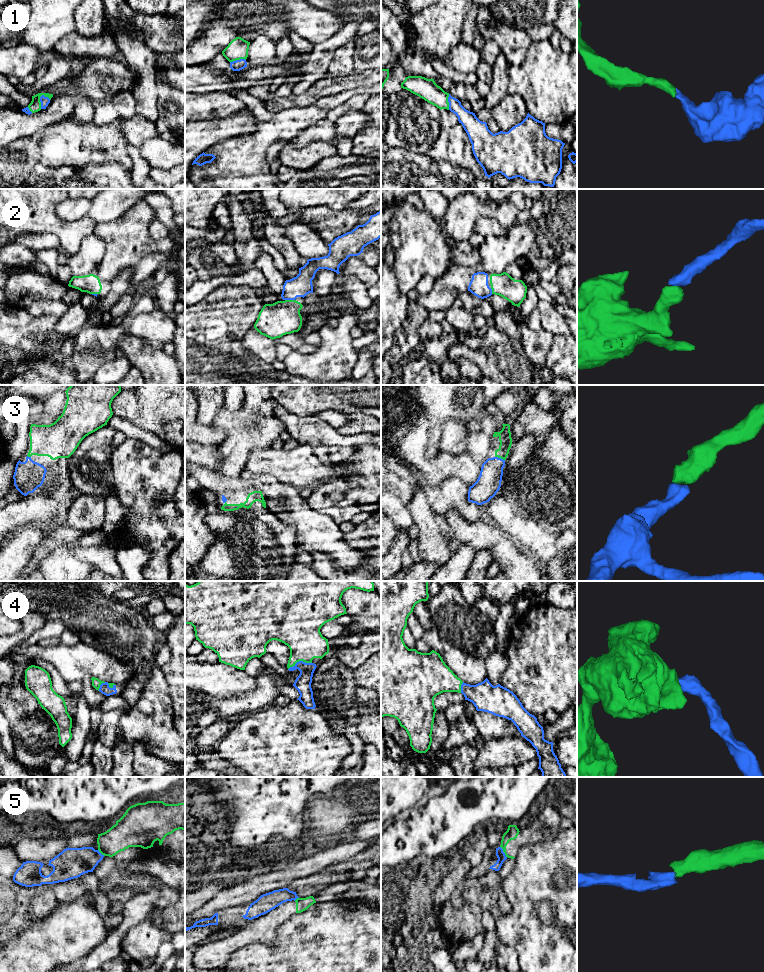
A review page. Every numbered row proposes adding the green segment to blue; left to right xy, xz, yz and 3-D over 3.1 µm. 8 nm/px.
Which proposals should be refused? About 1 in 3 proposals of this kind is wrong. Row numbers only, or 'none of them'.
5

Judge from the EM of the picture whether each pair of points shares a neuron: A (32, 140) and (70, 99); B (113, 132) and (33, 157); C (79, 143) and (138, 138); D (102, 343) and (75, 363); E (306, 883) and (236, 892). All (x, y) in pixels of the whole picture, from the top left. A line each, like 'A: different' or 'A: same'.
A: different
B: same
C: different
D: same
E: different

